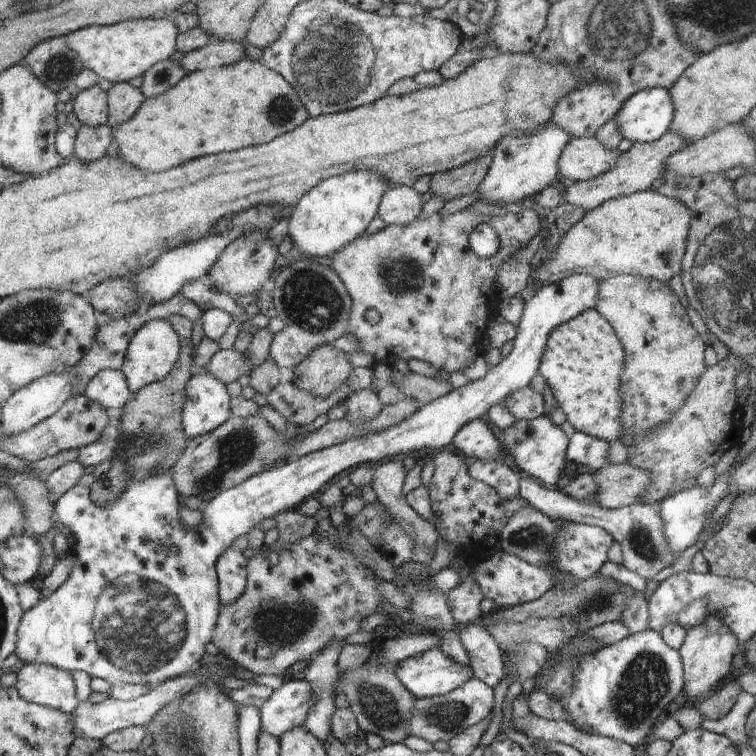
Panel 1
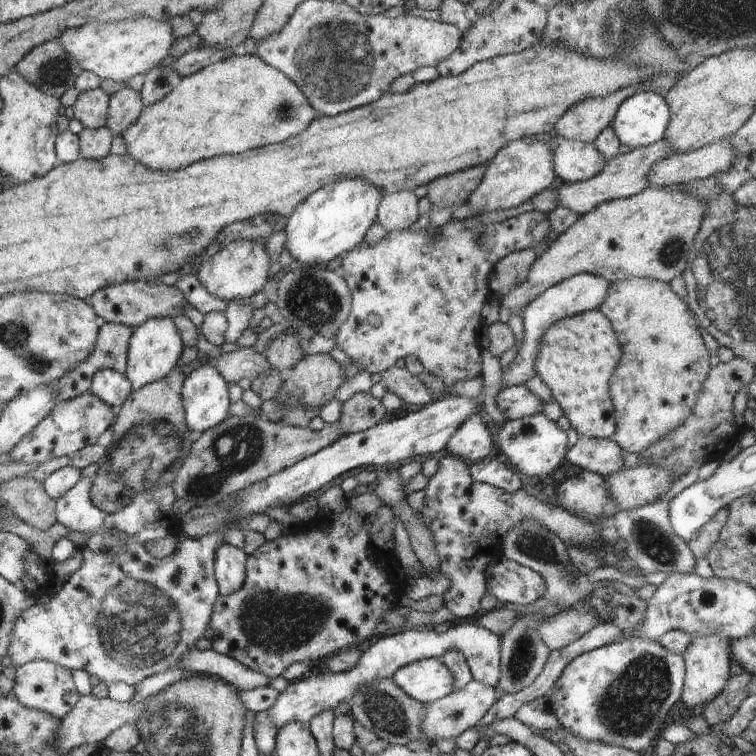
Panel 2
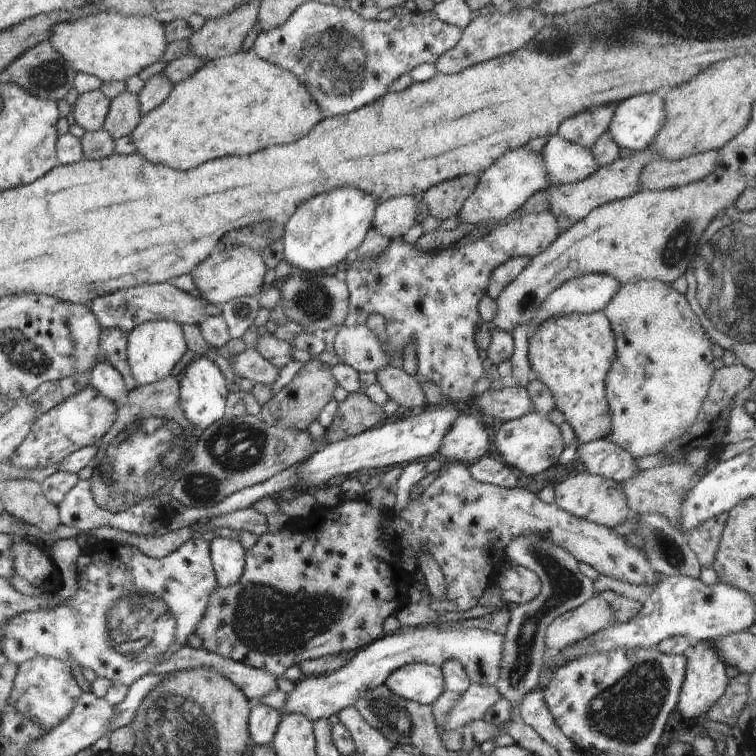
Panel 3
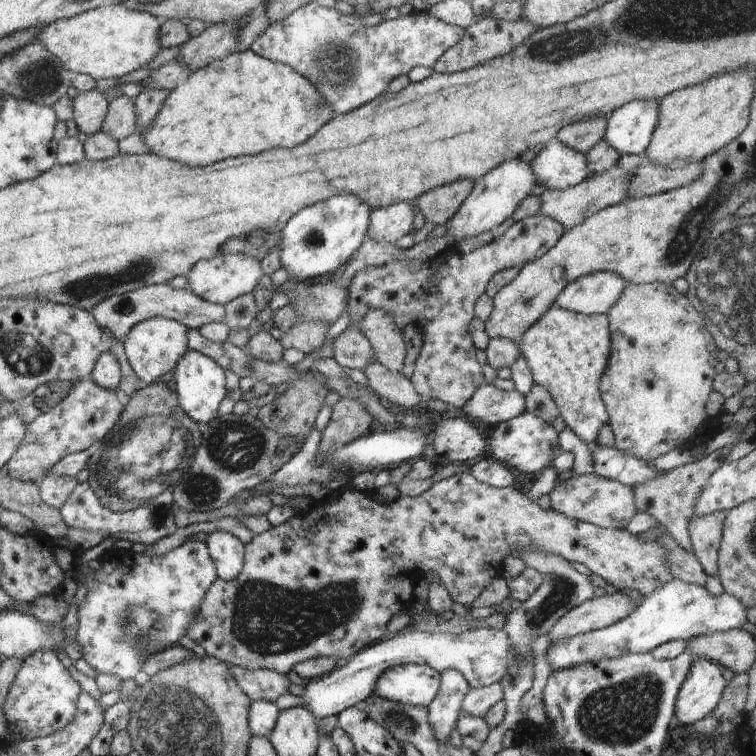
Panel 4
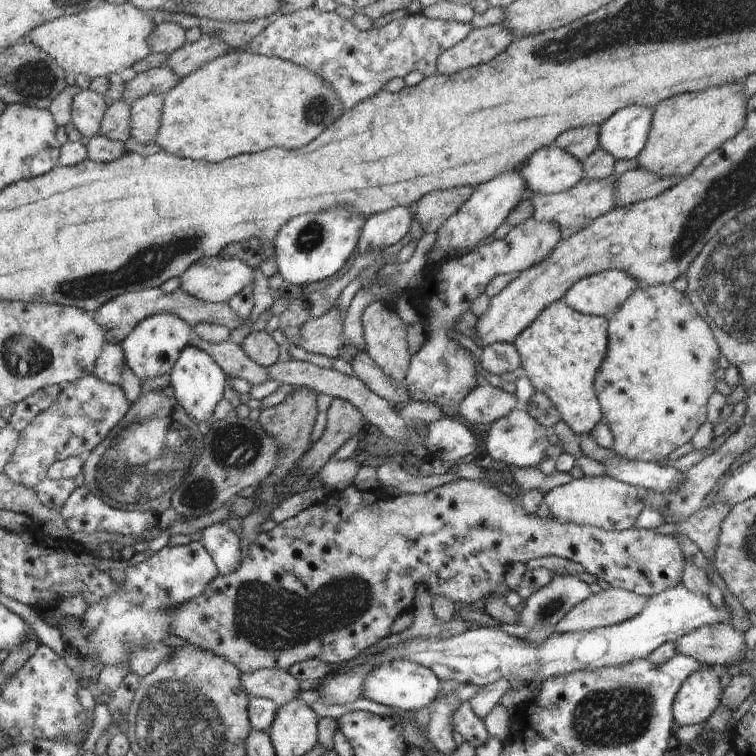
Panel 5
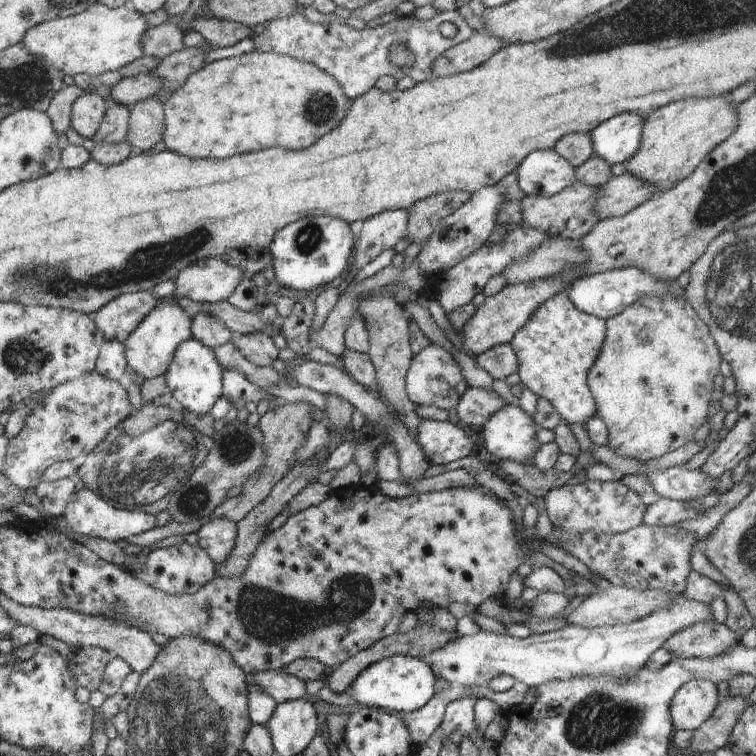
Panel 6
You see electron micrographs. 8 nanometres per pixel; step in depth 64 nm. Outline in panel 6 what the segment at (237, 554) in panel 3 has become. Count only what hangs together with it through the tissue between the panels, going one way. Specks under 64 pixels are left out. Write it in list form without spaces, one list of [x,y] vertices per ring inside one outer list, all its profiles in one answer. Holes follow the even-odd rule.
[[[209,520],[203,522],[197,530],[199,548],[203,548],[215,564],[221,564],[235,546],[237,524],[233,520]]]

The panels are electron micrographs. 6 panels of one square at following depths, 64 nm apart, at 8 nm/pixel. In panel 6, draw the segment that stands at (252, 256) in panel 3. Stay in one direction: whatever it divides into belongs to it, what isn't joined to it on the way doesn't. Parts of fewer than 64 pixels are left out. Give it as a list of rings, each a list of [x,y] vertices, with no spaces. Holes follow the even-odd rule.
[[[207,258],[193,262],[191,266],[185,266],[183,270],[179,270],[179,274],[175,274],[171,282],[175,284],[173,296],[177,298],[187,298],[195,304],[217,304],[217,302],[225,302],[241,280],[243,280],[243,272],[237,266],[225,264],[221,258]]]

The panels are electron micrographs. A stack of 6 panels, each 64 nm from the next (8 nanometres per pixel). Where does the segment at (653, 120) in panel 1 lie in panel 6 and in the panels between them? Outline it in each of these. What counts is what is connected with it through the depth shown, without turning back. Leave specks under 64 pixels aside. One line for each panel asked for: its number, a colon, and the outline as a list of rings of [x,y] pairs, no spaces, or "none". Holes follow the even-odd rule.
2: [[[641,90],[623,100],[613,116],[611,130],[631,150],[647,148],[665,136],[669,106],[659,90]]]
3: [[[641,94],[615,104],[607,134],[619,148],[639,154],[651,144],[655,134],[659,134],[663,122],[665,108],[661,94]]]
4: [[[629,102],[605,120],[603,140],[621,154],[643,156],[657,124],[657,102]]]
5: [[[627,106],[617,110],[599,126],[599,148],[617,160],[635,160],[643,150],[651,128],[653,110],[643,106]]]
6: [[[619,114],[595,130],[591,130],[593,156],[601,158],[605,164],[625,164],[637,150],[643,132],[643,116]]]

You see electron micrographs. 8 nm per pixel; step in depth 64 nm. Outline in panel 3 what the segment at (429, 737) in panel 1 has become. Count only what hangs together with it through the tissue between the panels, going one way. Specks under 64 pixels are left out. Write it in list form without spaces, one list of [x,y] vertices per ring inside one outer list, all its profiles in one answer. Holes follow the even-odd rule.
[[[471,684],[467,688],[467,692],[459,698],[457,706],[447,714],[445,722],[439,726],[443,732],[447,730],[459,730],[461,726],[473,722],[473,720],[481,720],[487,710],[501,700],[501,694],[495,686],[477,686]]]

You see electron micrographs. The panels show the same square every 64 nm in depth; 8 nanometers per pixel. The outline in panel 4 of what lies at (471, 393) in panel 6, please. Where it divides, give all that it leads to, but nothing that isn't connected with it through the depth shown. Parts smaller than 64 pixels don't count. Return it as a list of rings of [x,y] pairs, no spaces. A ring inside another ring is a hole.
[[[491,384],[479,386],[475,390],[475,394],[465,402],[463,406],[465,416],[485,422],[489,426],[497,426],[501,422],[507,422],[519,414],[525,412],[525,398],[517,392],[505,392],[505,390],[497,390]]]

